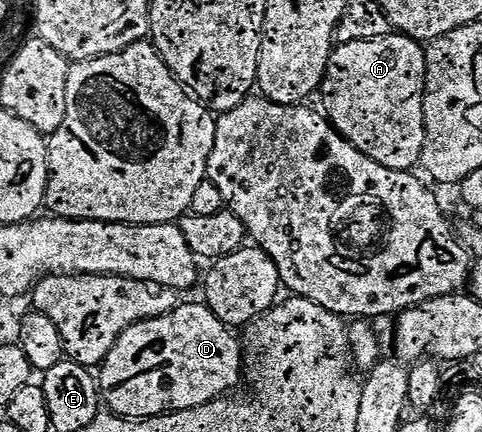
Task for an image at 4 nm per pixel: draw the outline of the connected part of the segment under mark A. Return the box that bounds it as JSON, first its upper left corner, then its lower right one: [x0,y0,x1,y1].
[322,34,427,172]

